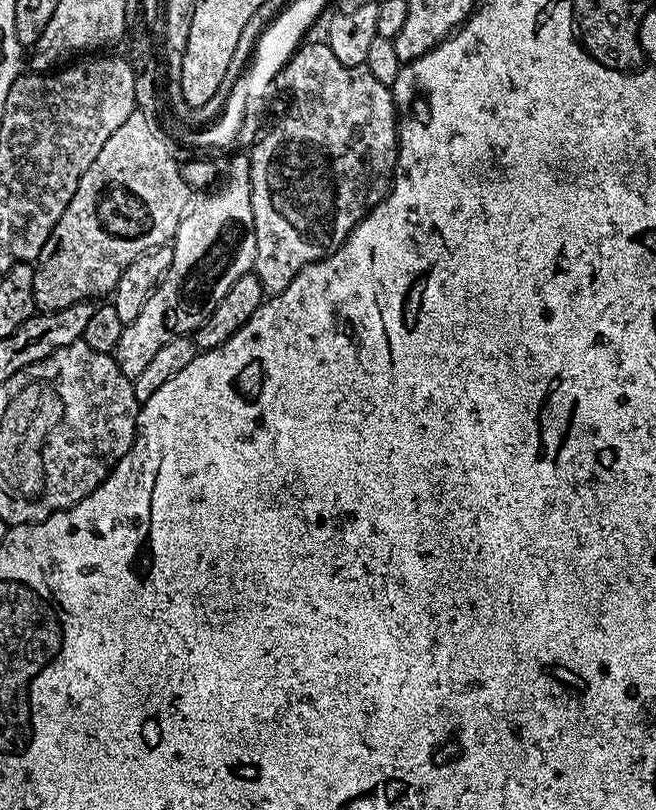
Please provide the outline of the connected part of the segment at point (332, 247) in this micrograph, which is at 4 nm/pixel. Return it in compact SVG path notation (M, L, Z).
M304 42L289 58L282 69L282 81L292 91L292 98L287 105L286 114L281 115L272 129L265 131L263 135L251 145L248 161L250 162L250 182L252 193L250 202L254 210L254 234L256 235L256 262L254 271L262 282L265 293L268 296L277 296L290 286L290 282L302 269L311 264L317 264L325 260L330 254L334 254L346 242L346 238L356 227L358 222L368 215L369 211L376 207L384 199L396 171L396 156L400 153L400 130L396 115L396 103L392 97L389 85L378 82L374 74L366 66L342 66L338 58L334 58L334 52L327 42L309 44Z

